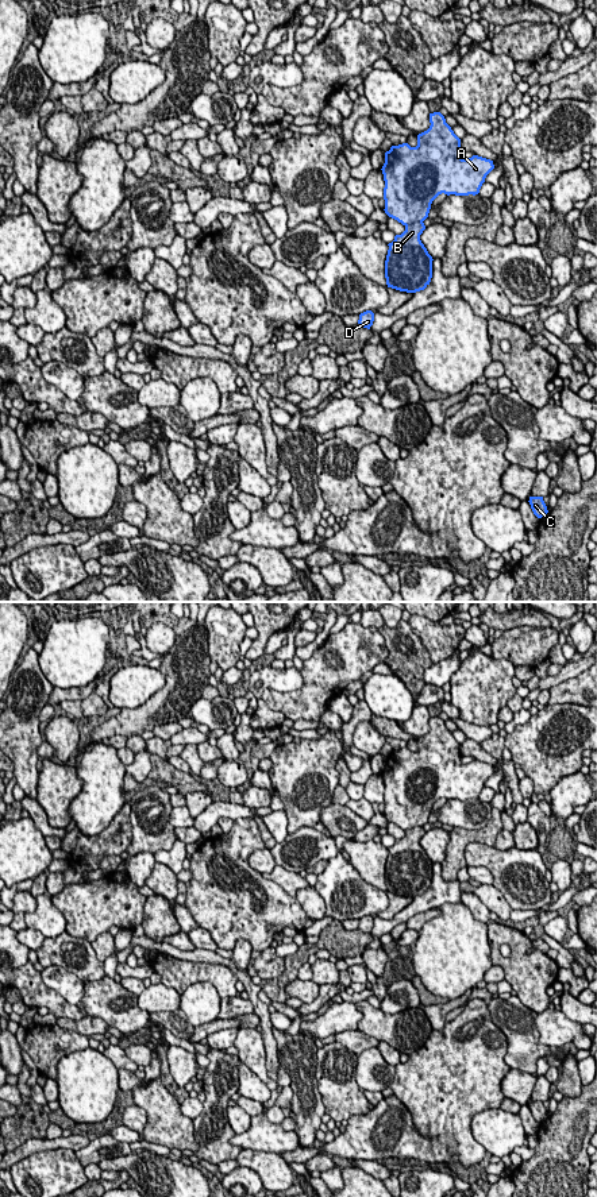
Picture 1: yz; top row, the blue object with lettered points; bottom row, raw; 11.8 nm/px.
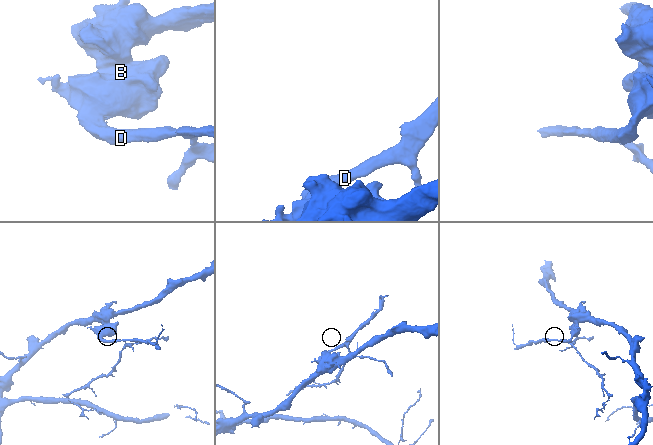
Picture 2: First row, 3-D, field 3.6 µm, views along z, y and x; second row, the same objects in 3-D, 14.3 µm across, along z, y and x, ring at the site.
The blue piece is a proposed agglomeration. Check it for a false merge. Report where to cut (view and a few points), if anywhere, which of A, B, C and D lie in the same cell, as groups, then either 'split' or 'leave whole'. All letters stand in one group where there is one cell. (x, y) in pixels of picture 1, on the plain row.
cut yz (422, 825), (405, 830); groups A / B C D; split

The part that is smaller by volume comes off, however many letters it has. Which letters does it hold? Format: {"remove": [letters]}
{"remove": ["B", "C", "D"]}

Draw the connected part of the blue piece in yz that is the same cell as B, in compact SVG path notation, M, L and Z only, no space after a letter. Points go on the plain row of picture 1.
M423 826L405 830L401 839L389 847L385 865L385 883L388 892L416 897L424 895L432 883L432 861L420 845L425 834Z

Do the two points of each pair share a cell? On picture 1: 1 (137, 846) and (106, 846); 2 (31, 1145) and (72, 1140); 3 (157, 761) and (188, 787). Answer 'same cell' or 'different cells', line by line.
1: different cells
2: same cell
3: same cell

